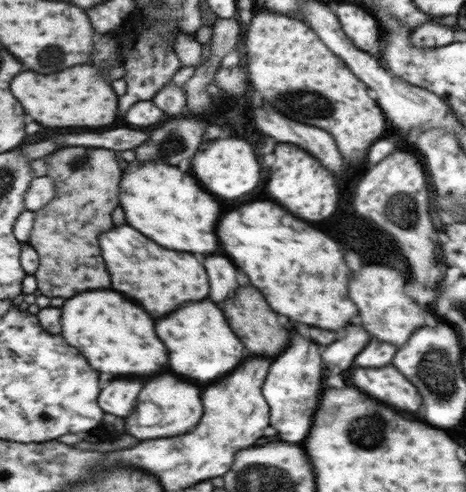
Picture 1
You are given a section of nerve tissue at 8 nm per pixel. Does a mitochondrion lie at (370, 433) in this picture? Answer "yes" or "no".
yes

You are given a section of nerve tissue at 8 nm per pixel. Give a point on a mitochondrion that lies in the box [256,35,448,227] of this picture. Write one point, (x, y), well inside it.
(307, 104)

